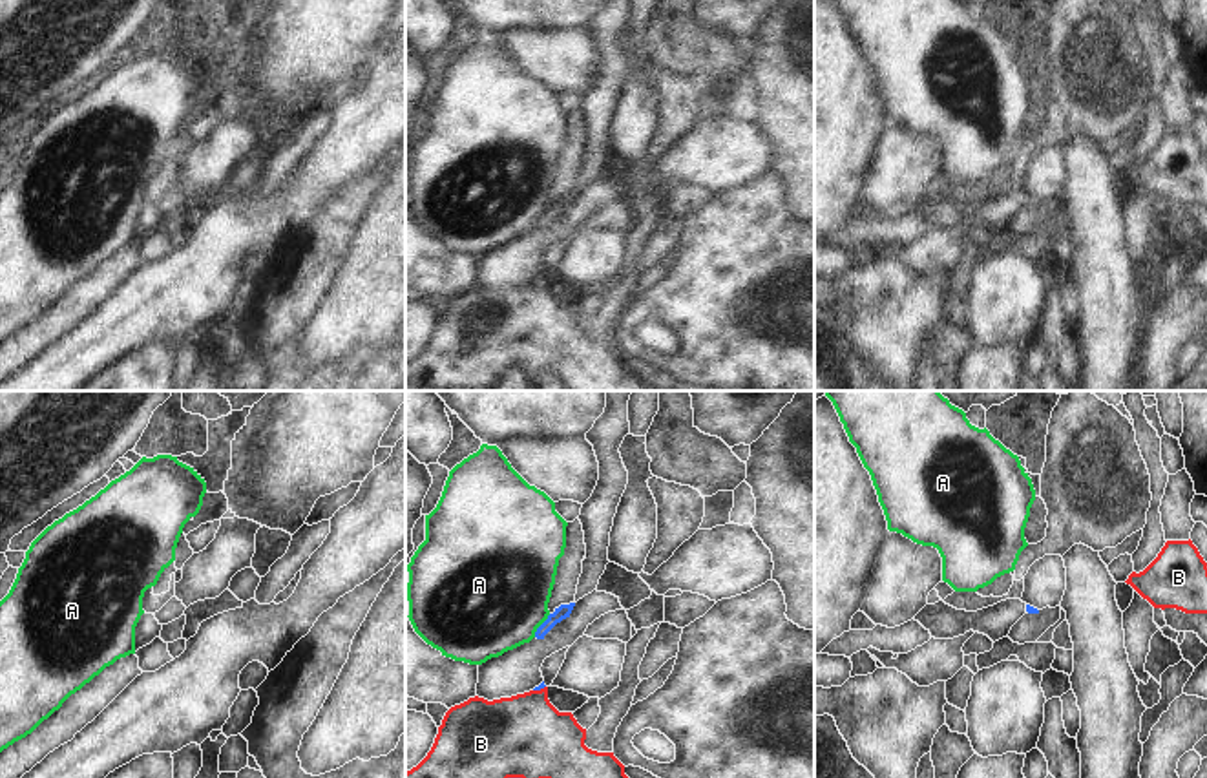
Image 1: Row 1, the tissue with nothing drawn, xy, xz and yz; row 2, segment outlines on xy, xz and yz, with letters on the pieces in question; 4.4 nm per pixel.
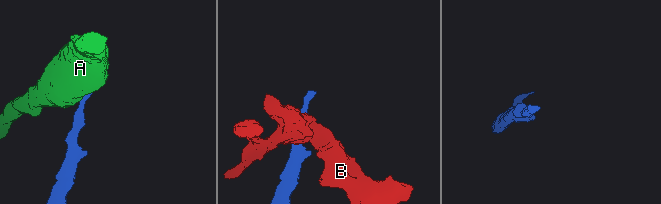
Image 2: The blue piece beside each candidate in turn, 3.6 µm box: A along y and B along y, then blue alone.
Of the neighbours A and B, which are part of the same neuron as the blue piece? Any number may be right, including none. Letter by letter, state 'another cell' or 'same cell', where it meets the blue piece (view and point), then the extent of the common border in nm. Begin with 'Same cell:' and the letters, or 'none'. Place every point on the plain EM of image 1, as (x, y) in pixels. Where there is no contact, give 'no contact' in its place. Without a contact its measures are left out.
Same cell: none
A: another cell; meets blue in xz at (541, 216); contact 130 nm long
B: another cell; meets blue in xz at (508, 369); contact 180 nm long

